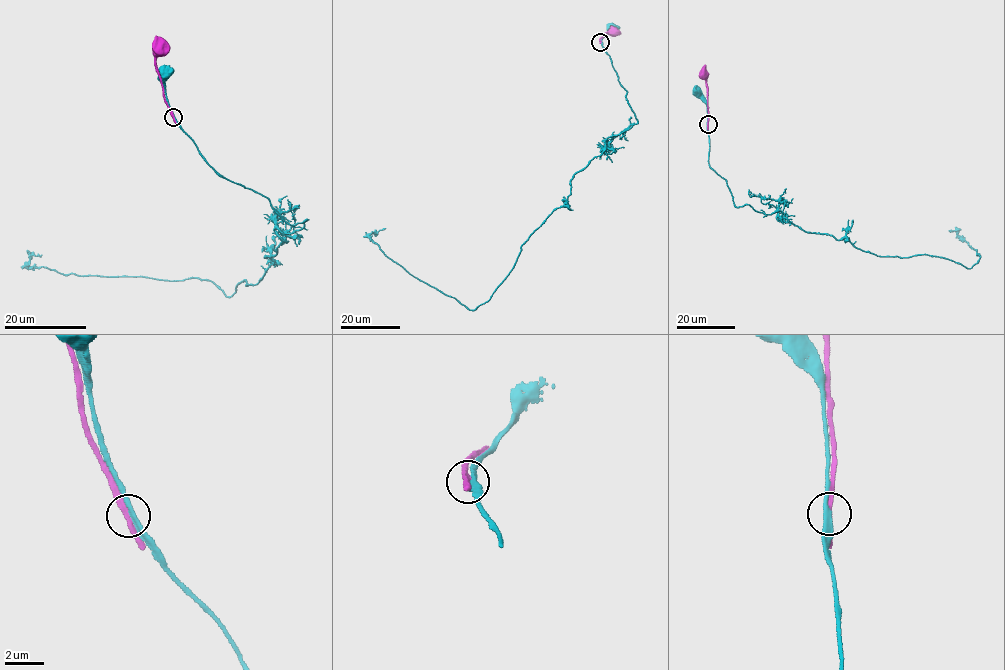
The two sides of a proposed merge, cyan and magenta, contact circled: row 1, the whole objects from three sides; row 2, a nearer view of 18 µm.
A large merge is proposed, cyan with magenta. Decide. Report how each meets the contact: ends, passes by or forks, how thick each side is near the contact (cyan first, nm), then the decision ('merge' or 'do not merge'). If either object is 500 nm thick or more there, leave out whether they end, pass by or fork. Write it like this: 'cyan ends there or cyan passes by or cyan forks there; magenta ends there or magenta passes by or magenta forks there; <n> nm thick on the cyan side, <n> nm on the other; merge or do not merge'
cyan passes by; magenta passes by; 240 nm thick on the cyan side, 260 nm on the other; do not merge

